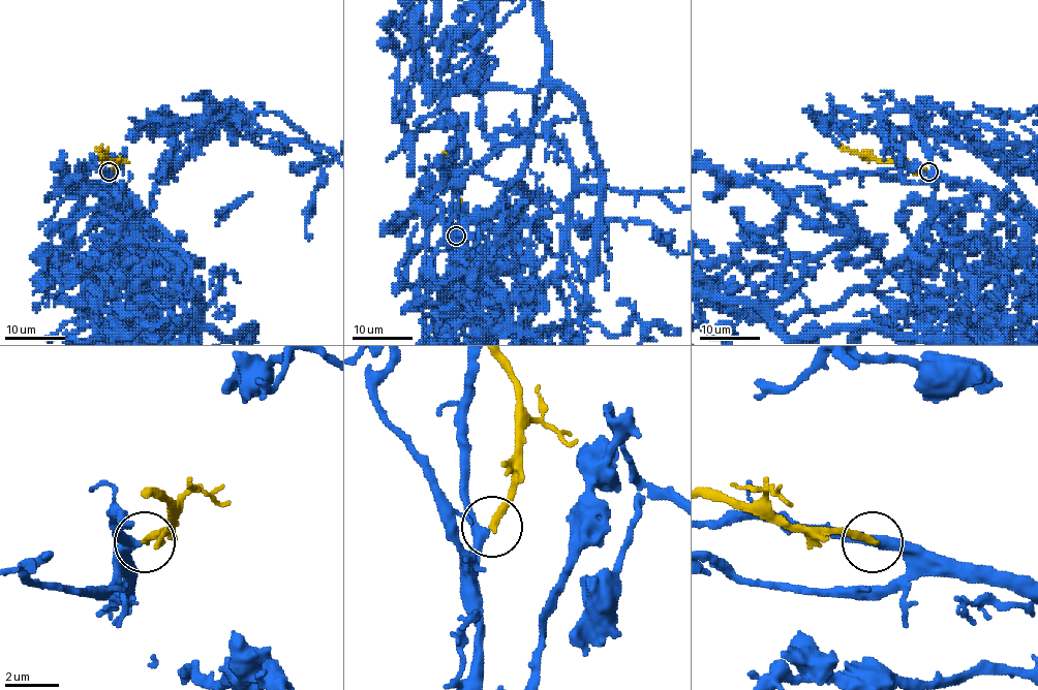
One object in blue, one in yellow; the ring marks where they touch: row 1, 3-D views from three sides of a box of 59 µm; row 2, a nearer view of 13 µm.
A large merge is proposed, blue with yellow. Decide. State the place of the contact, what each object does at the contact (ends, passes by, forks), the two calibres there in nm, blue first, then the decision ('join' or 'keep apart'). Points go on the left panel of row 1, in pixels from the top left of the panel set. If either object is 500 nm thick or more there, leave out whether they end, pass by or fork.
place (109, 171); blue passes by; yellow ends; calibres 340 and 280 nm; join

